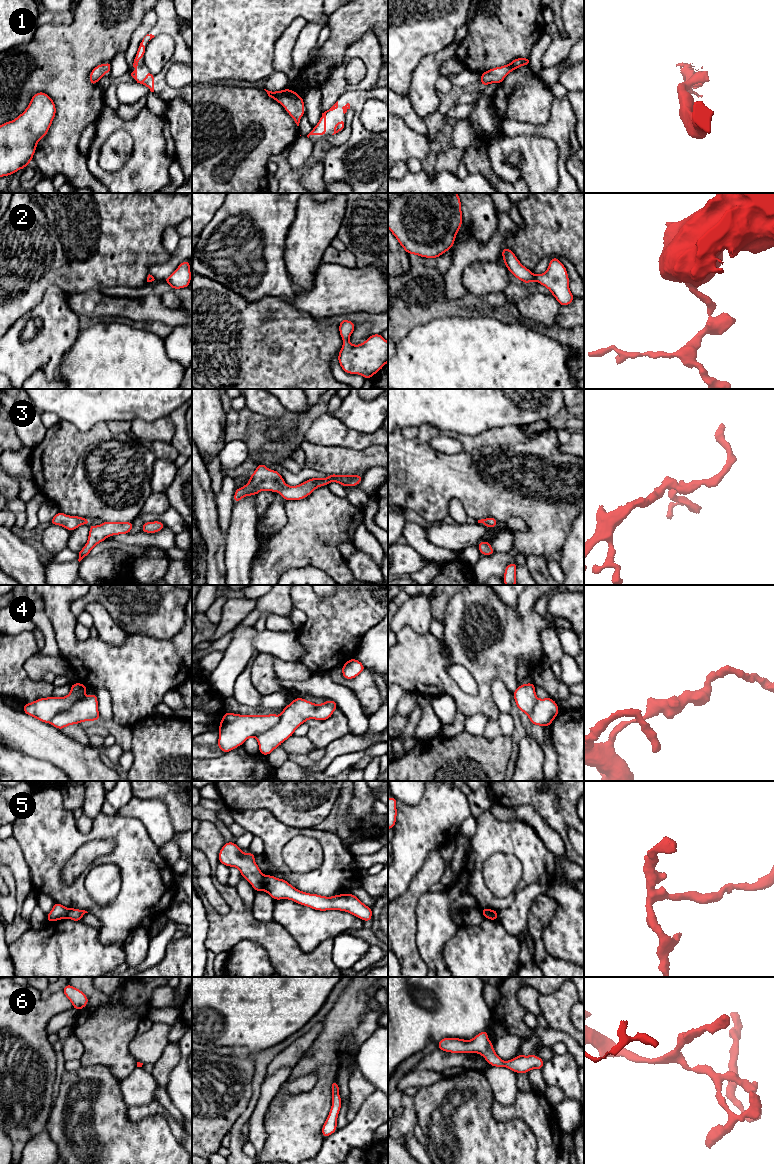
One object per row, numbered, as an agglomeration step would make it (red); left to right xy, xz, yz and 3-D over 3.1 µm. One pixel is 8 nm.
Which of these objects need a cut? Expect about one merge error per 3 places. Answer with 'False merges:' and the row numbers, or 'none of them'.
False merges: 4, 5

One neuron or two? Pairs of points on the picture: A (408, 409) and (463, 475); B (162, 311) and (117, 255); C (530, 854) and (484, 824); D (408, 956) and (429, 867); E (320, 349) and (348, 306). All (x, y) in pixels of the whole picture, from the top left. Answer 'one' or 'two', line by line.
A: two
B: two
C: one
D: one
E: two

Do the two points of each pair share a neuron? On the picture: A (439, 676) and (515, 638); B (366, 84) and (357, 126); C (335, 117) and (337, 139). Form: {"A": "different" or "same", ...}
{"A": "same", "B": "different", "C": "different"}

